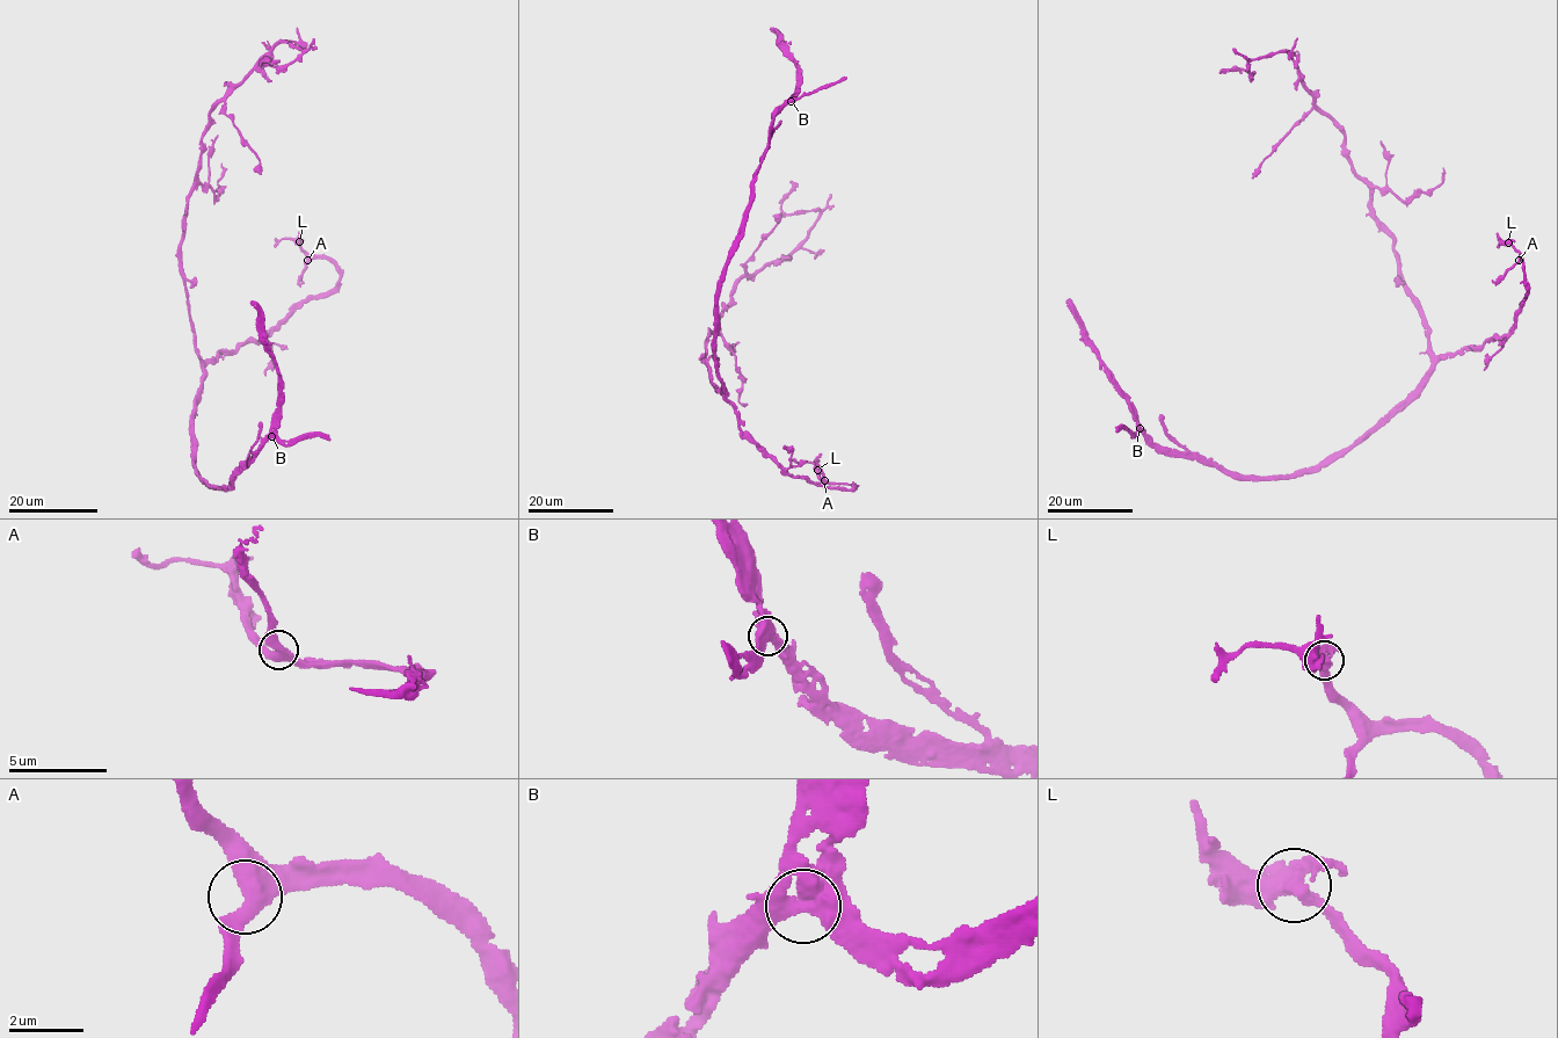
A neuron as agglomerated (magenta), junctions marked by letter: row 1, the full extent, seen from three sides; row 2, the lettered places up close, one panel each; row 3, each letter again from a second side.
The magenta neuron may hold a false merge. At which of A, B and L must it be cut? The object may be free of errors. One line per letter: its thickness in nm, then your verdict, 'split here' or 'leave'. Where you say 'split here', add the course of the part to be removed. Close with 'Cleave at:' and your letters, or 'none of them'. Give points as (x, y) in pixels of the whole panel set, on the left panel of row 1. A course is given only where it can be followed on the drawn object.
A: 440 nm | leave
B: 500 nm | leave
L: 400 nm | leave
Cleave at: none of them

